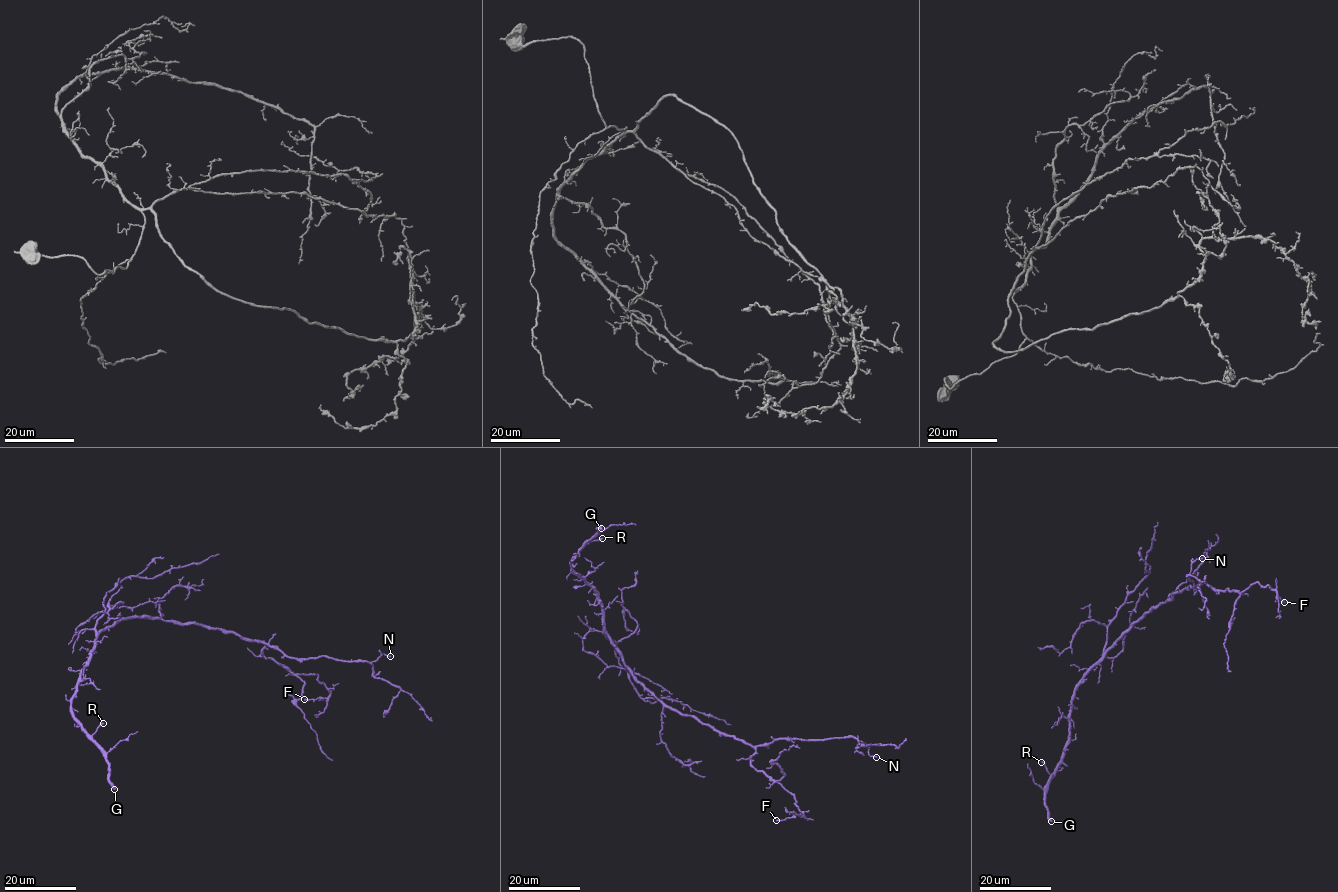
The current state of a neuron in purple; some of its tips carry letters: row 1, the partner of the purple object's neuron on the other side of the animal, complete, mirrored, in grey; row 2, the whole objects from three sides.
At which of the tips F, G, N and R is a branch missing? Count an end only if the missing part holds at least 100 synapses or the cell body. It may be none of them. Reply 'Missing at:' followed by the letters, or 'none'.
Missing at: G

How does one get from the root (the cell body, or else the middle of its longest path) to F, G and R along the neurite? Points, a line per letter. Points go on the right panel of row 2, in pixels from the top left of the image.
F: (1166, 603), (1179, 590), (1202, 582), (1216, 590), (1238, 593), (1259, 582), (1272, 589), (1284, 602)
G: (1166, 603), (1149, 609), (1123, 632), (1076, 690), (1064, 757), (1045, 795), (1051, 821)
R: (1166, 603), (1149, 609), (1123, 632), (1083, 678), (1069, 710), (1070, 734), (1061, 764), (1050, 775), (1041, 762)

